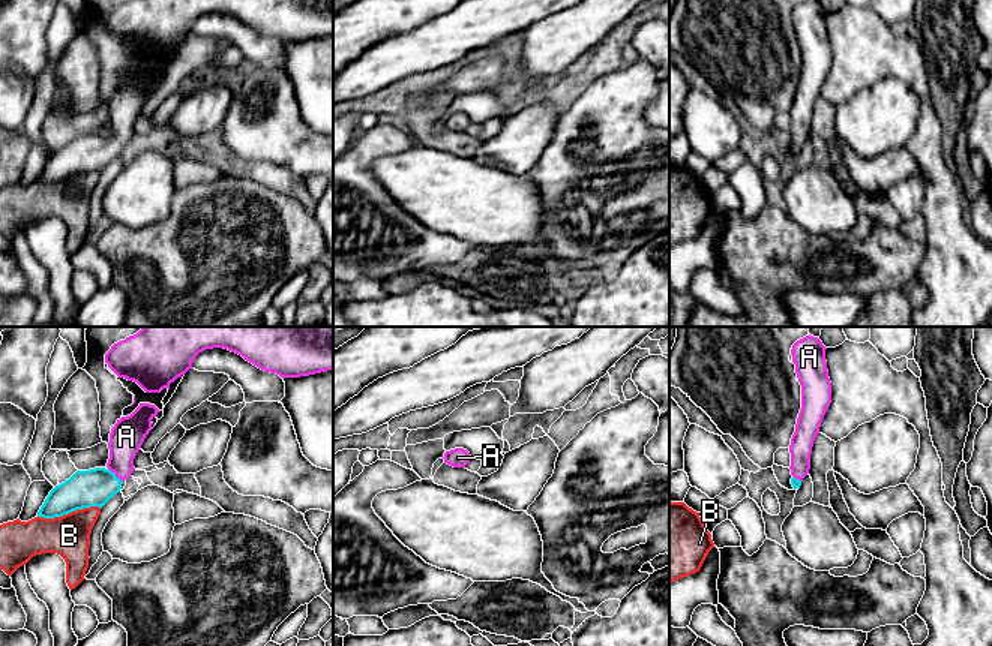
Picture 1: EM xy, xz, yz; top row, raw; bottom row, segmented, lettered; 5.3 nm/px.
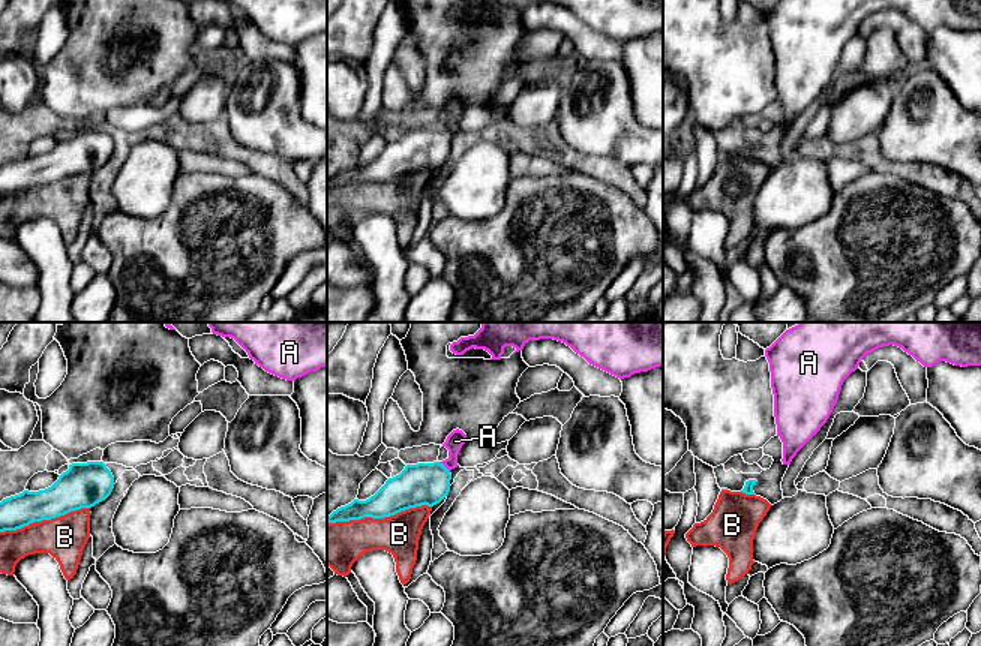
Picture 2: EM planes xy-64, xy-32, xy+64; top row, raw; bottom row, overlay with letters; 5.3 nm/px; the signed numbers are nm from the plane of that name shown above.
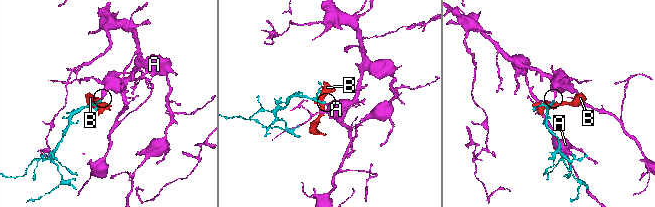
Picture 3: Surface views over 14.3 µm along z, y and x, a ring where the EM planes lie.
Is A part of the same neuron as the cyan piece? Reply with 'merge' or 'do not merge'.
merge

